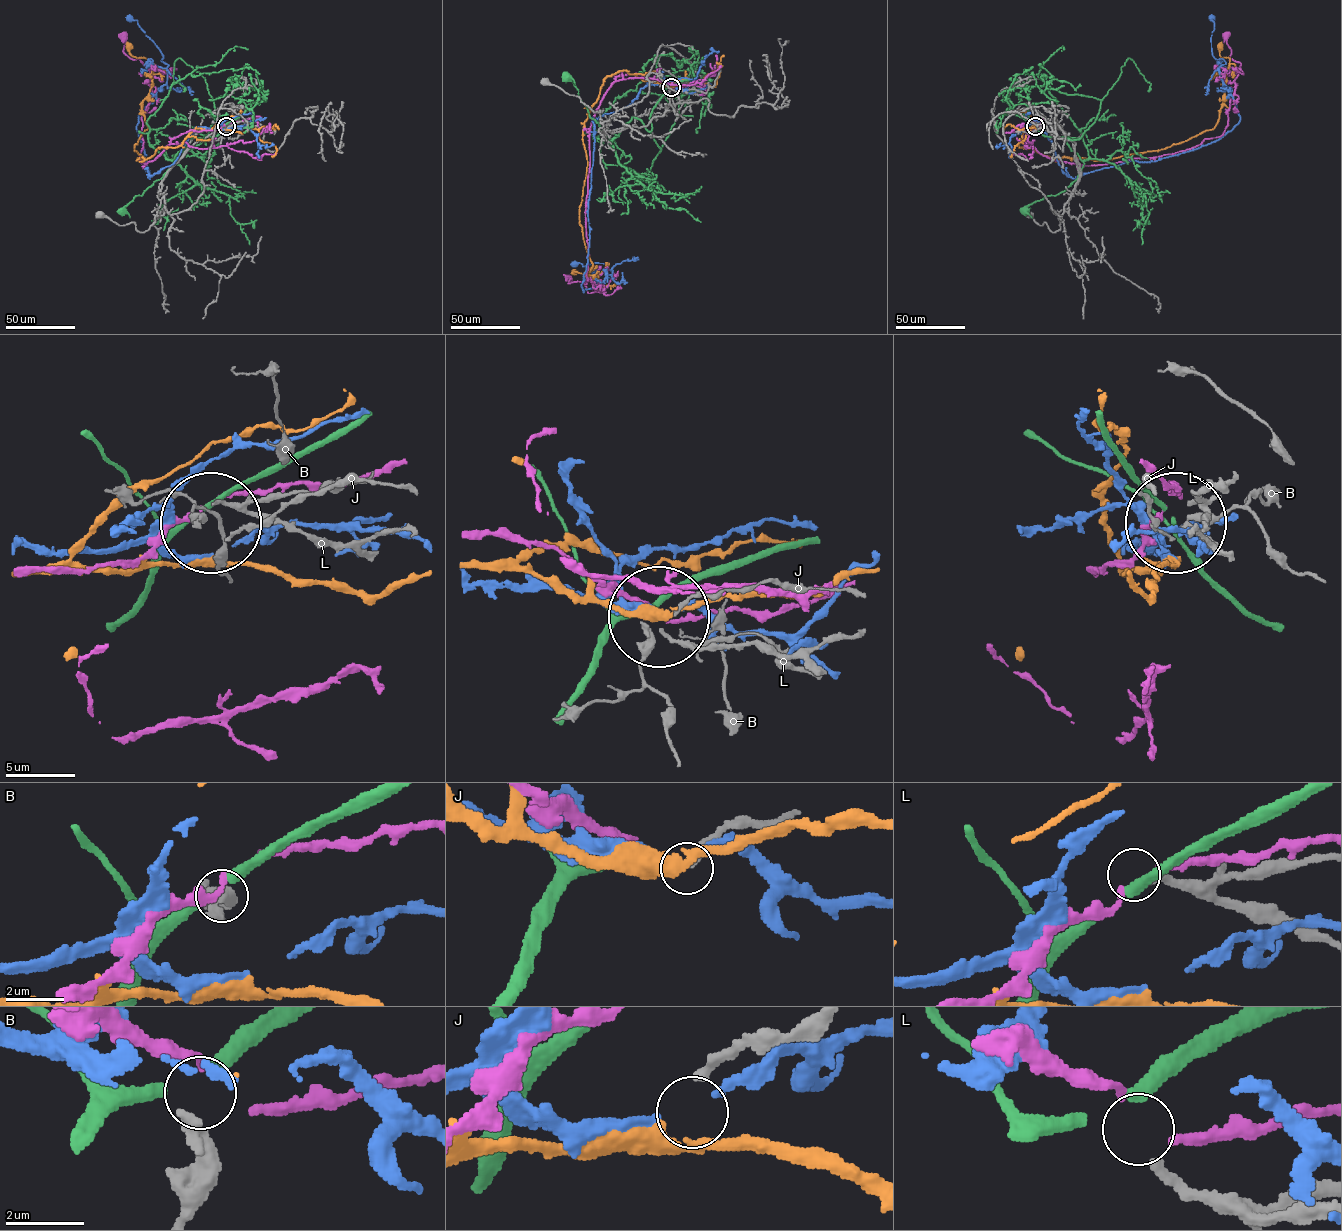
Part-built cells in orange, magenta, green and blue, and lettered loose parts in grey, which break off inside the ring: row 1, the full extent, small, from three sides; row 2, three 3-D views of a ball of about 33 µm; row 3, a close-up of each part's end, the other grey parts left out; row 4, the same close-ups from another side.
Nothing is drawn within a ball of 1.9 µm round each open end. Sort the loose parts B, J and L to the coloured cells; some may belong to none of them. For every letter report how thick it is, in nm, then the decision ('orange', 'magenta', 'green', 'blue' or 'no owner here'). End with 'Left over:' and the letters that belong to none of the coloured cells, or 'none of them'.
B: 320 nm | no owner here
J: 280 nm | orange
L: 240 nm | no owner here
Left over: B, L

